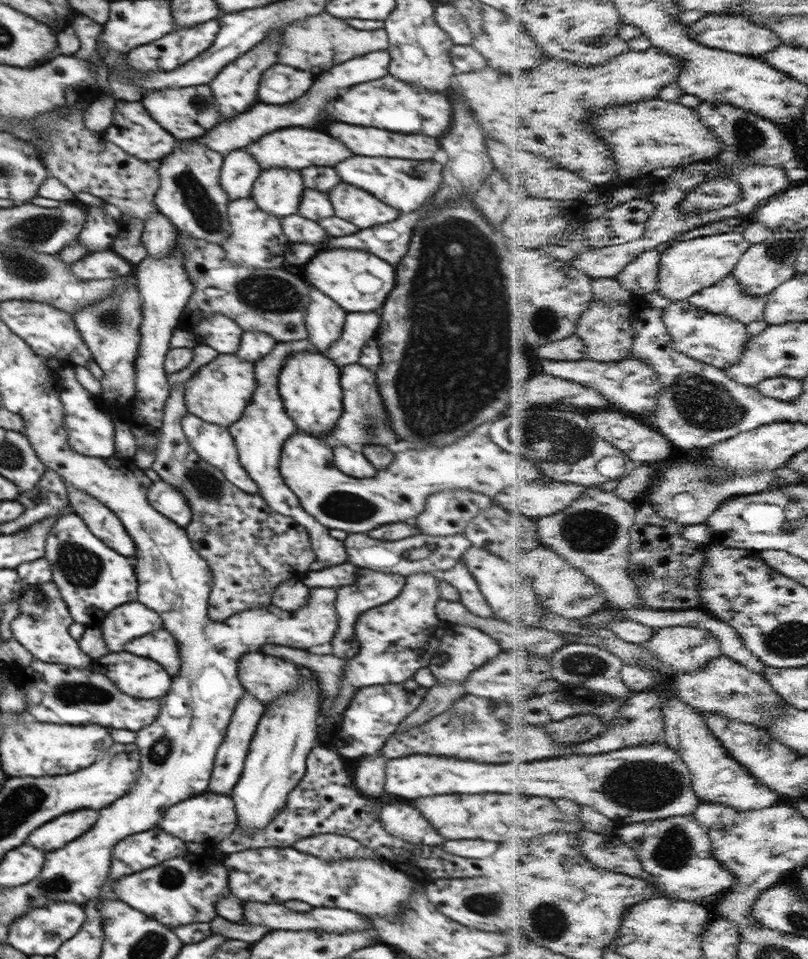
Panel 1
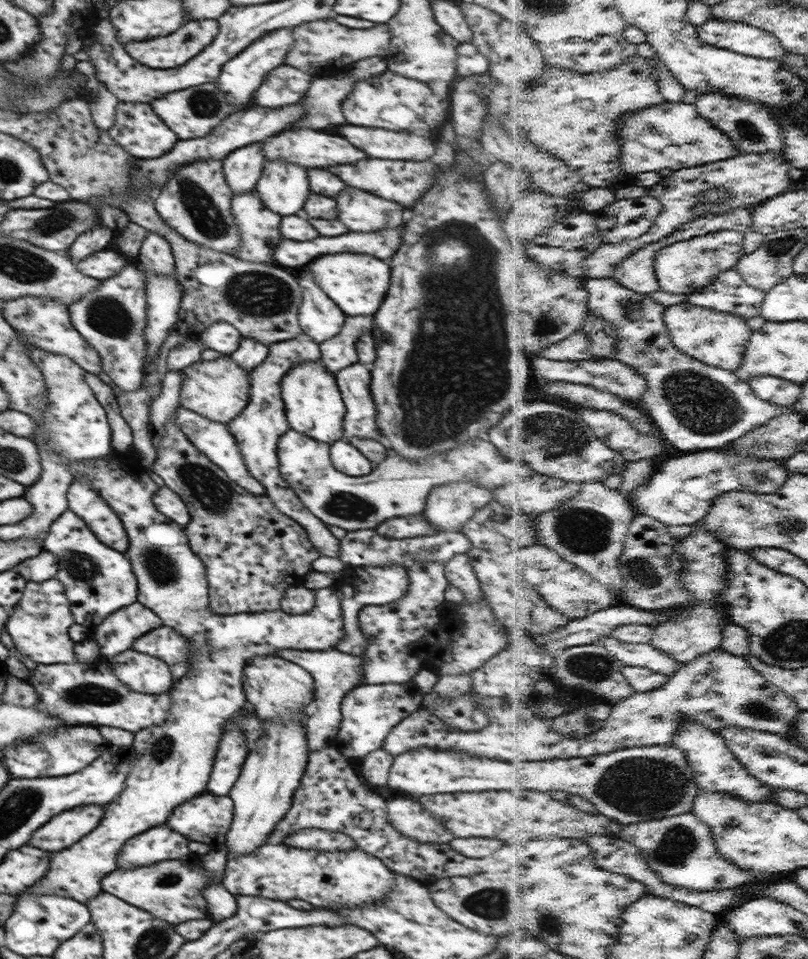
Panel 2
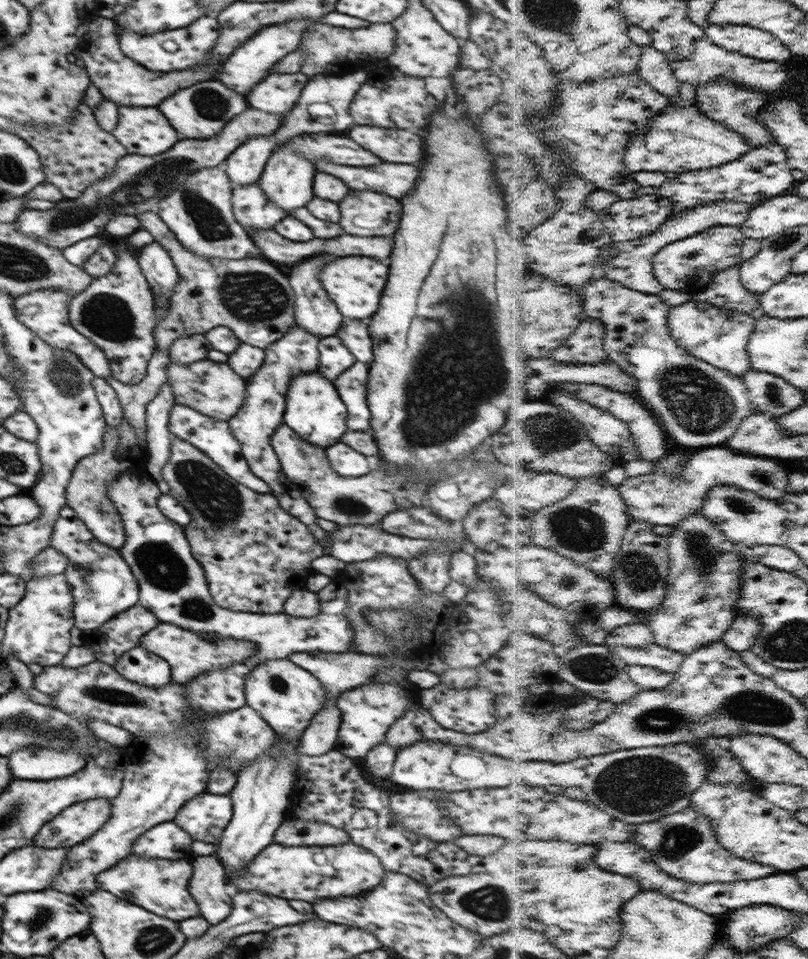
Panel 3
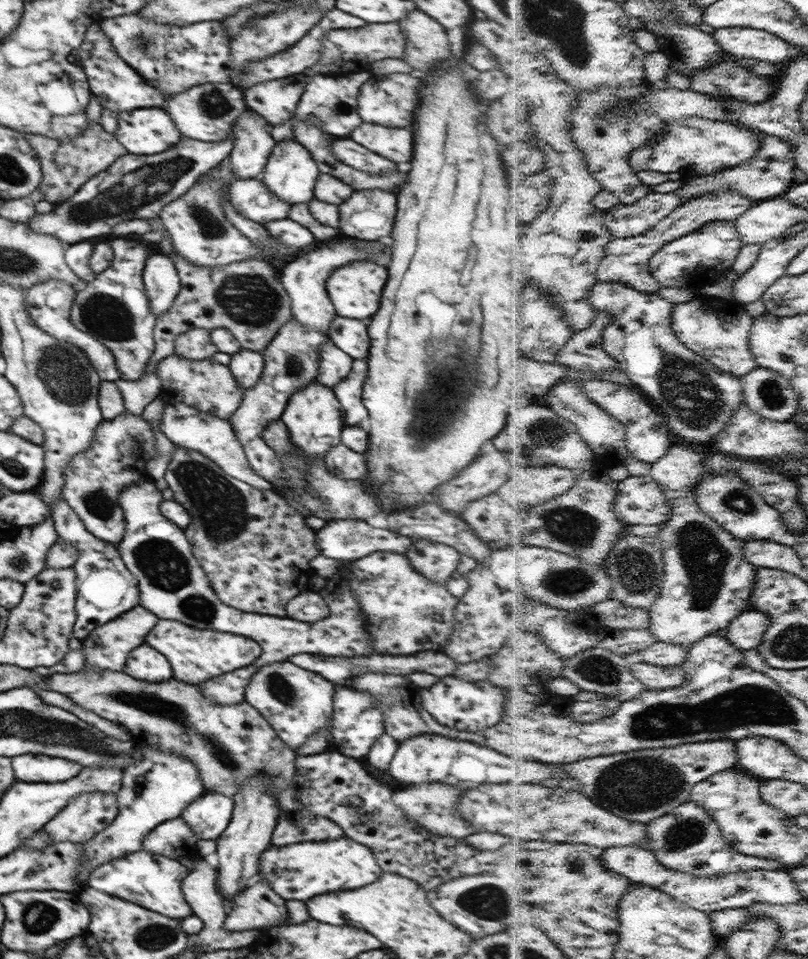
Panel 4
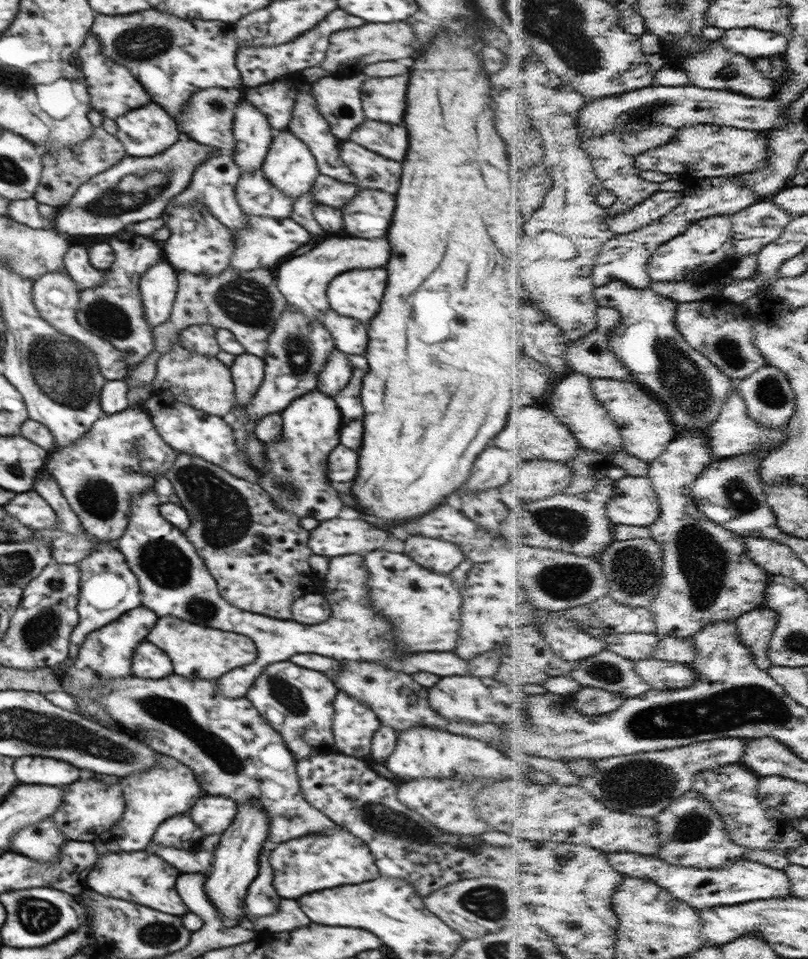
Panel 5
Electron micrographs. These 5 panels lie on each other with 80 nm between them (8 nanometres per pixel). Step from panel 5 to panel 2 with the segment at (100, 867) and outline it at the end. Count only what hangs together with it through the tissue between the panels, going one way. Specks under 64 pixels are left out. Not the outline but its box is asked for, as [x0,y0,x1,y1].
[101,856,211,924]

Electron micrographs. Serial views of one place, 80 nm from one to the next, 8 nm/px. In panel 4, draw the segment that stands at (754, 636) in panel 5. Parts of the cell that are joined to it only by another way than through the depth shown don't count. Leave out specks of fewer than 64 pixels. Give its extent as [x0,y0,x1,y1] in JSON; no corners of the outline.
[728,609,772,650]

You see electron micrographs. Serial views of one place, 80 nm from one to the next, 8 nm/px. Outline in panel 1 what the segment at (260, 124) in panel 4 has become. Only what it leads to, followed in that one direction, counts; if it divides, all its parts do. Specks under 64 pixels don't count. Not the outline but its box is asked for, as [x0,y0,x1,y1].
[219,149,261,201]

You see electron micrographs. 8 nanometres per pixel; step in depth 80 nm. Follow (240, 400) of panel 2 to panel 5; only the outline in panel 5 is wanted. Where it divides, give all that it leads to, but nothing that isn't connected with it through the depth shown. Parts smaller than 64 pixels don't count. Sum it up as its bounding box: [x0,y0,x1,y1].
[152,338,237,417]

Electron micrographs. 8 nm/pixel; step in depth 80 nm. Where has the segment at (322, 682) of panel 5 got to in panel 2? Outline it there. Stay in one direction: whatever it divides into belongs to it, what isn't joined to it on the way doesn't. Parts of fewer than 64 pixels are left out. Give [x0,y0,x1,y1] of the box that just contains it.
[242,655,314,721]

